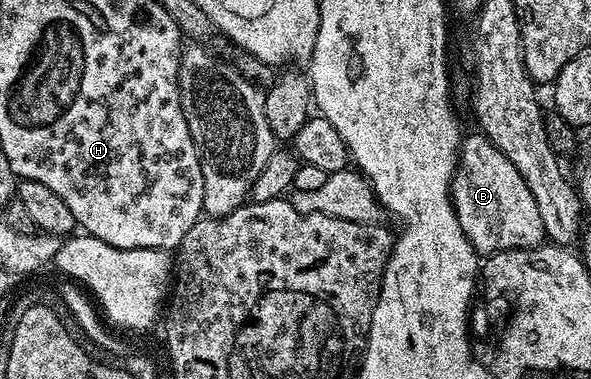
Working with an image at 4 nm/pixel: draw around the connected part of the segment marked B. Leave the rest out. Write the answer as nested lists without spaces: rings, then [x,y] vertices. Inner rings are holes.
[[[467,135],[458,153],[458,168],[450,184],[454,219],[460,222],[468,242],[479,254],[539,247],[546,231],[534,207],[530,187],[526,185],[520,170],[492,141],[487,140],[485,135],[477,135]]]

